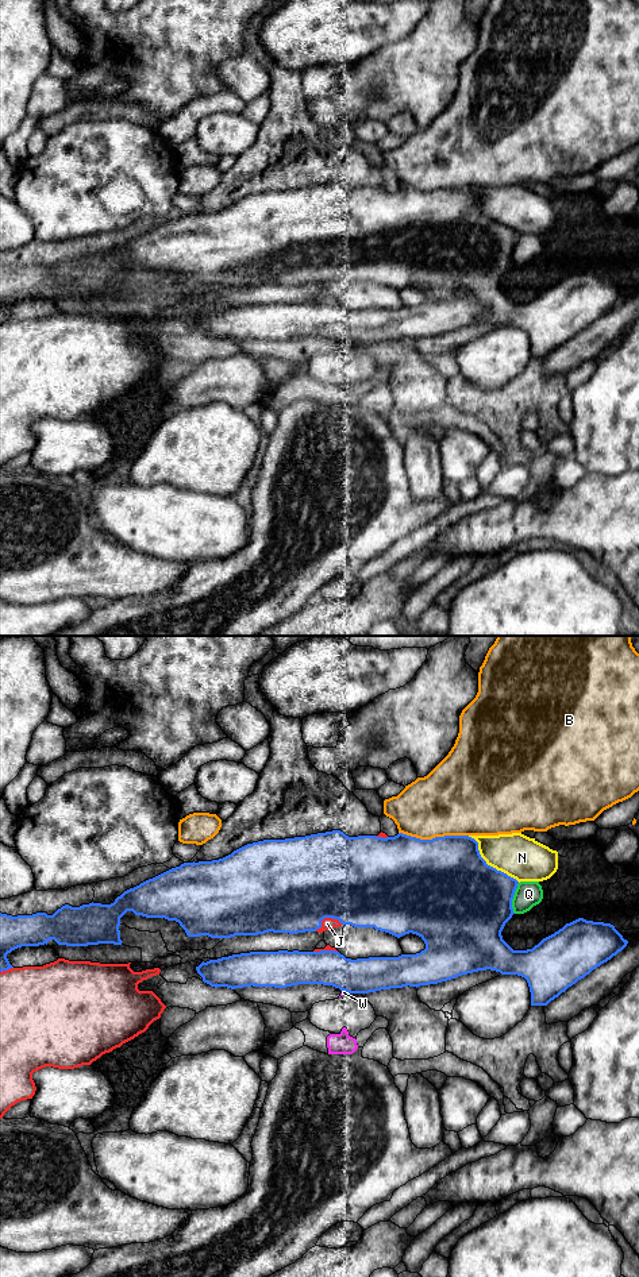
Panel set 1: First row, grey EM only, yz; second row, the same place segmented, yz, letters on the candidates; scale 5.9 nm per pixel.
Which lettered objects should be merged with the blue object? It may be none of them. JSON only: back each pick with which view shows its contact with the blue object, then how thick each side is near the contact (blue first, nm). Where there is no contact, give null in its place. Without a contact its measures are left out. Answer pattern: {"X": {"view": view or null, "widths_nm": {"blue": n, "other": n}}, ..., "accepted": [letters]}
{"accepted": []}

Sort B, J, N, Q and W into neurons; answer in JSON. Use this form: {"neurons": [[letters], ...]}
{"neurons": [["B"], ["J"], ["N"], ["Q"], ["W"]]}

